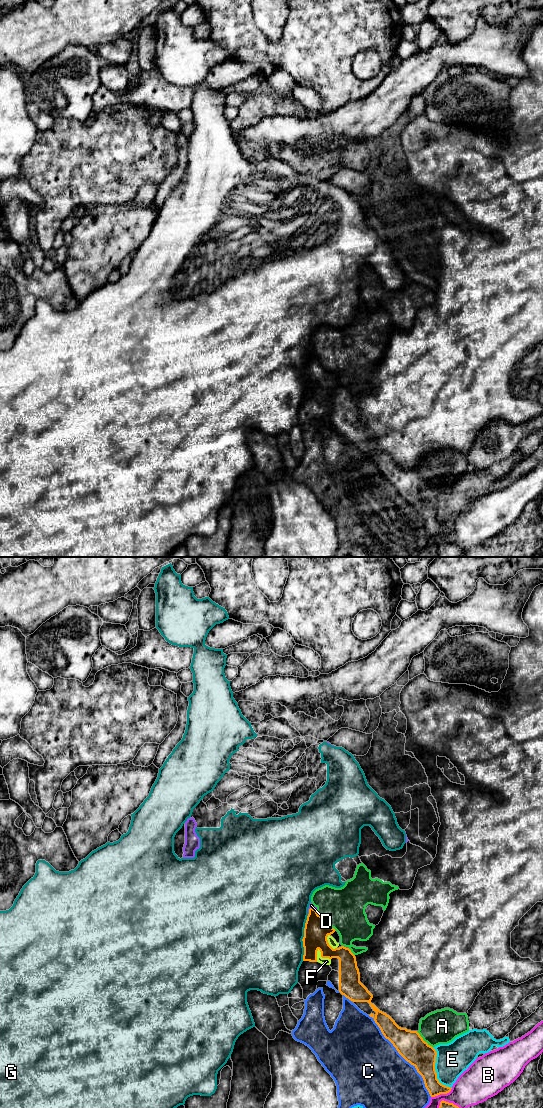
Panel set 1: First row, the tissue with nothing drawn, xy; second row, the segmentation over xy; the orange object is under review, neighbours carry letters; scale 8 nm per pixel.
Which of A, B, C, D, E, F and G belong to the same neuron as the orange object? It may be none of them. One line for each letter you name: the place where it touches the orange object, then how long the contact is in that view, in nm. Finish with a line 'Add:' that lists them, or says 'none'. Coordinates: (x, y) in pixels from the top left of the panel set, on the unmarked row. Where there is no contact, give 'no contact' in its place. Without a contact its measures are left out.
Add: none

